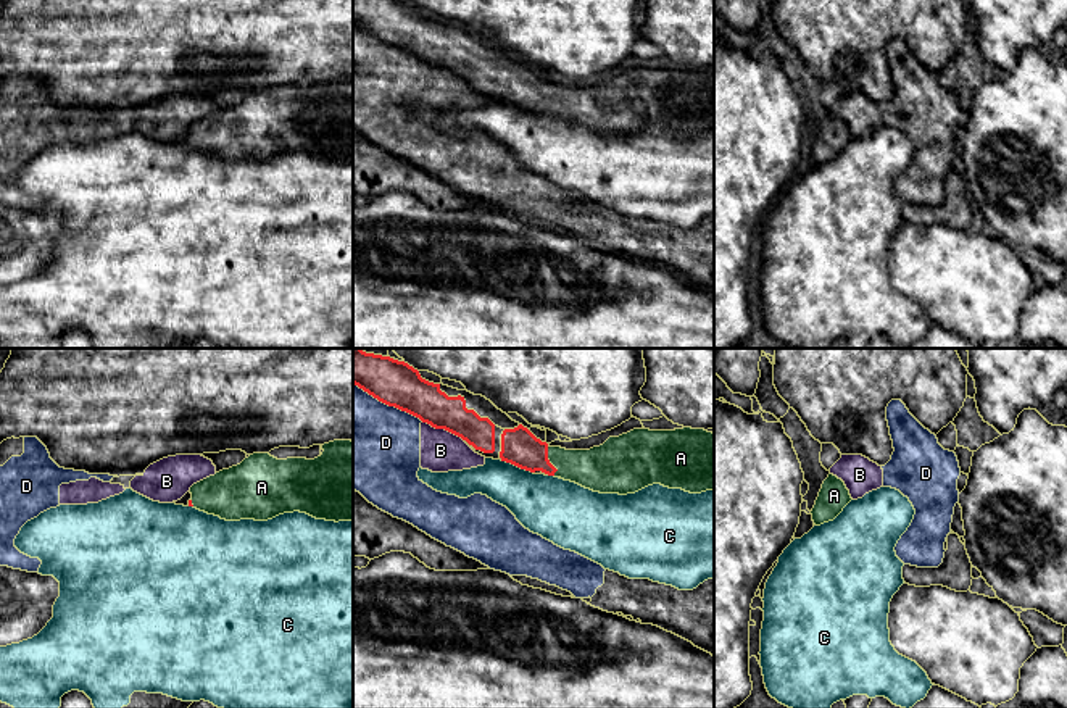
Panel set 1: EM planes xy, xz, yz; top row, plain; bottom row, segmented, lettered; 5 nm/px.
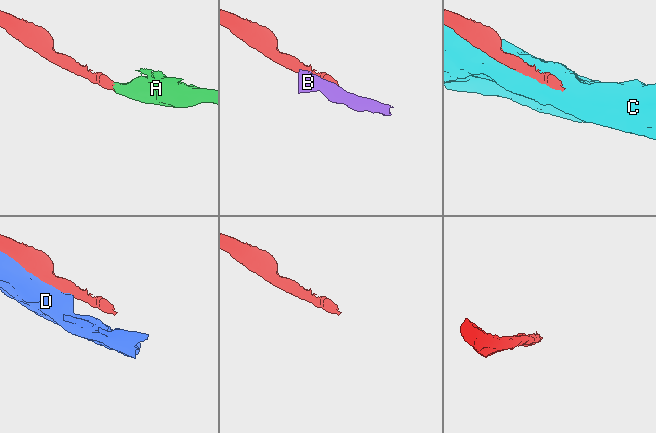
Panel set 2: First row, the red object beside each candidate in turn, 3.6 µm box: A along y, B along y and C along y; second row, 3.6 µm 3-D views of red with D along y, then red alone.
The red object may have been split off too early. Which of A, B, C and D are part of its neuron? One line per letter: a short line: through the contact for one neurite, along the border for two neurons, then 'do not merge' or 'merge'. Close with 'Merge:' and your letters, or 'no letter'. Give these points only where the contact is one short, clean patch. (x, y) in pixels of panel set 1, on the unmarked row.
A: xz (519, 86), (548, 99), (597, 107) | merge
B: do not merge
C: do not merge
D: do not merge
Merge: A

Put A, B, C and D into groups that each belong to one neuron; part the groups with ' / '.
A / B D / C

